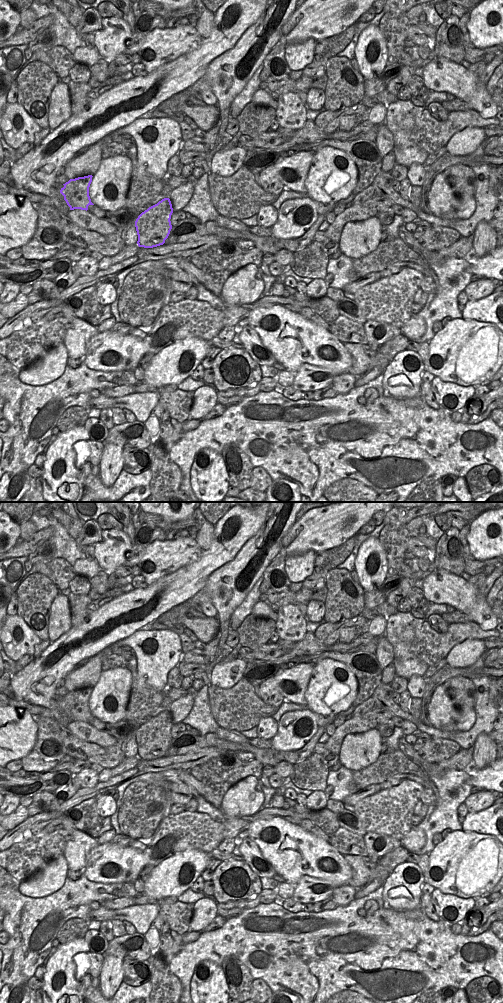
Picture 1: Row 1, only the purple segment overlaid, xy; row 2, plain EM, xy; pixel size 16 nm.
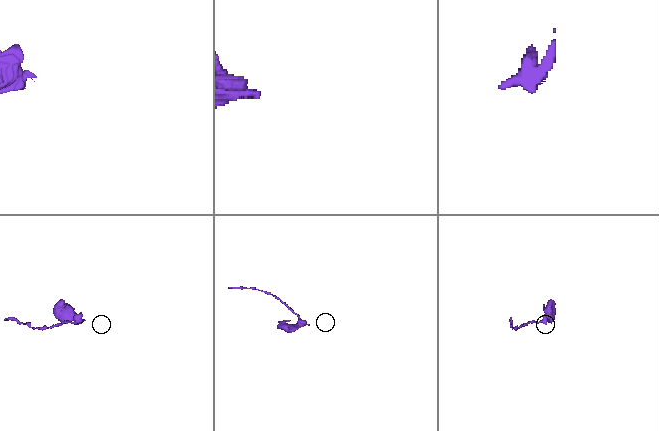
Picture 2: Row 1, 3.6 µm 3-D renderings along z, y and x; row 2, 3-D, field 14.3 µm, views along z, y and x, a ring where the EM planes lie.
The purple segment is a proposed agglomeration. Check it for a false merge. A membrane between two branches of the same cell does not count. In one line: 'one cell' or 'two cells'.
two cells

